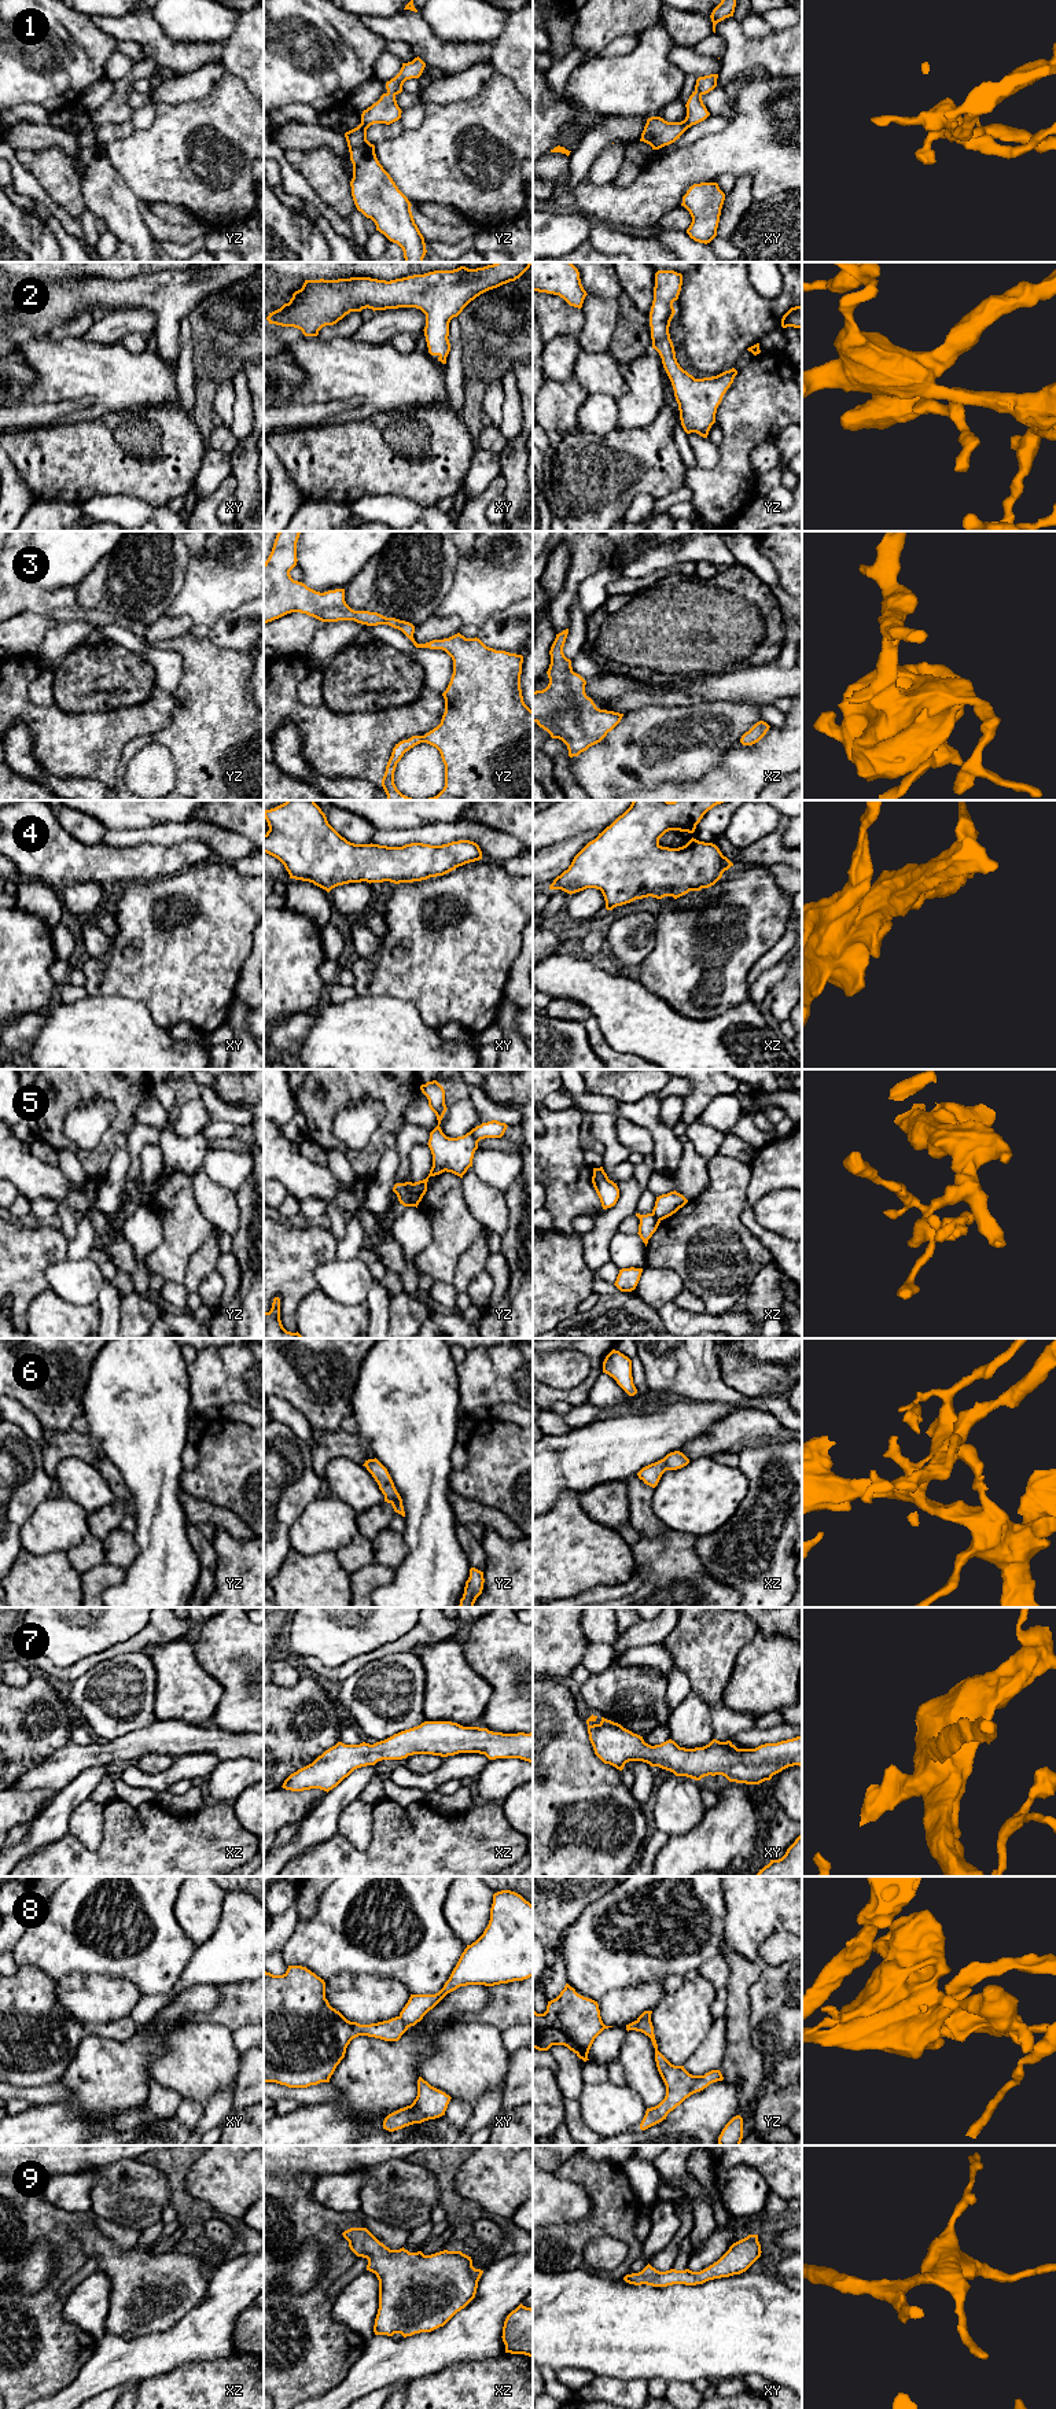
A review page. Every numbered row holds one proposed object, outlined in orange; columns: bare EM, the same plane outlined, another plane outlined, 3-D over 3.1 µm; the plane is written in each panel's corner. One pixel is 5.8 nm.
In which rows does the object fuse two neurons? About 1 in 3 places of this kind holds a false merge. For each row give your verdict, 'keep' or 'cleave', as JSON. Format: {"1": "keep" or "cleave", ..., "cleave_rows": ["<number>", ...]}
{"1": "keep", "2": "keep", "3": "keep", "4": "keep", "5": "cleave", "6": "keep", "7": "keep", "8": "cleave", "9": "keep", "cleave_rows": ["5", "8"]}

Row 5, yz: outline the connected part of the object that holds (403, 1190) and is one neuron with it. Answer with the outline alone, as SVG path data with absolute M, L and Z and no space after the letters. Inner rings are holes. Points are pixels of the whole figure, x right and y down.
M412 1182L395 1183L393 1191L397 1194L400 1204L408 1207L412 1194Z

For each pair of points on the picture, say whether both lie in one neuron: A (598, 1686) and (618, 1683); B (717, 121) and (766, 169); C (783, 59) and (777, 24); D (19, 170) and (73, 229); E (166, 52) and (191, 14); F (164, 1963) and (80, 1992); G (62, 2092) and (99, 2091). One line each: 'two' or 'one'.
A: one
B: two
C: two
D: one
E: two
F: two
G: two

